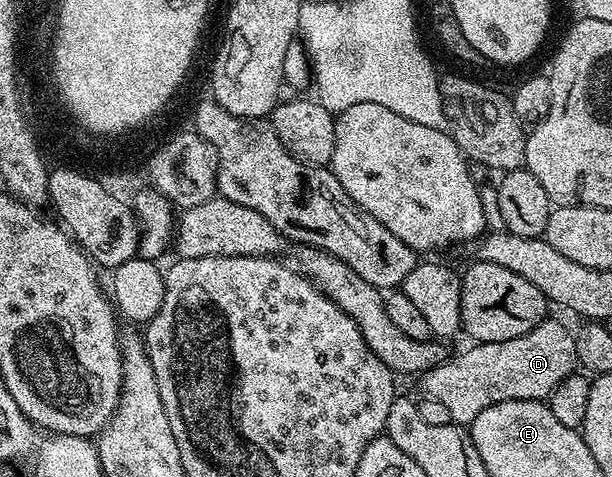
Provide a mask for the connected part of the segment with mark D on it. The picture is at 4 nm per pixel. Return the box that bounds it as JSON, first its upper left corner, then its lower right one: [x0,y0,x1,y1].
[419,317,577,425]

